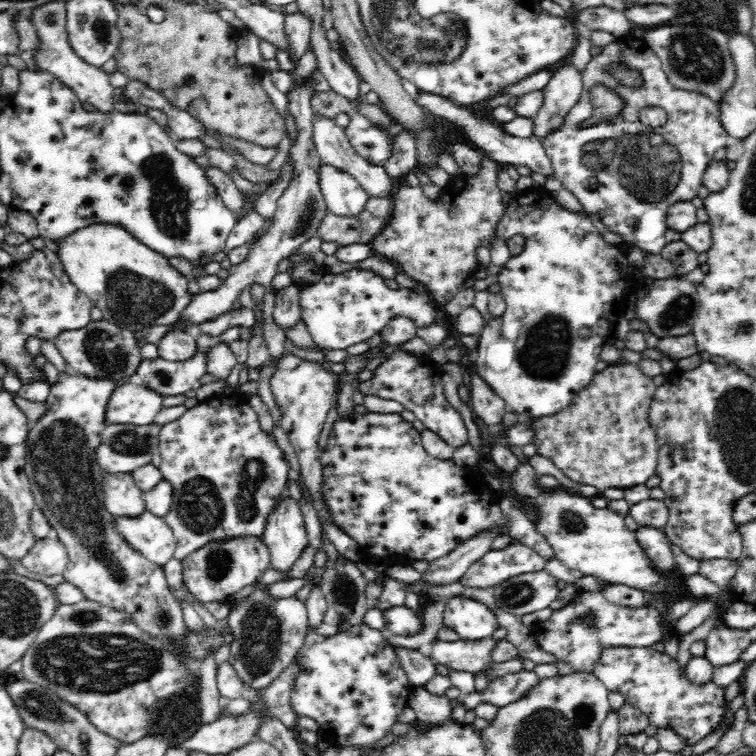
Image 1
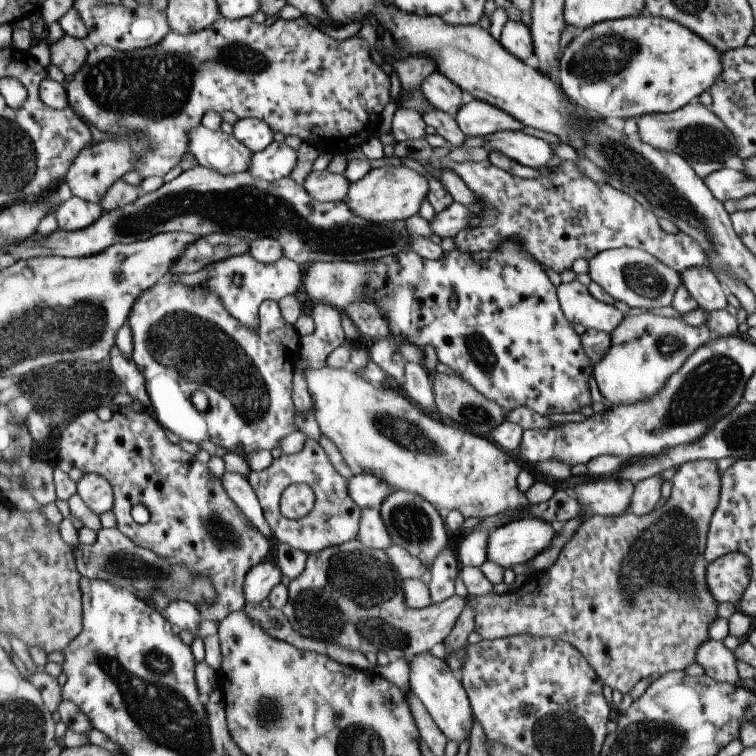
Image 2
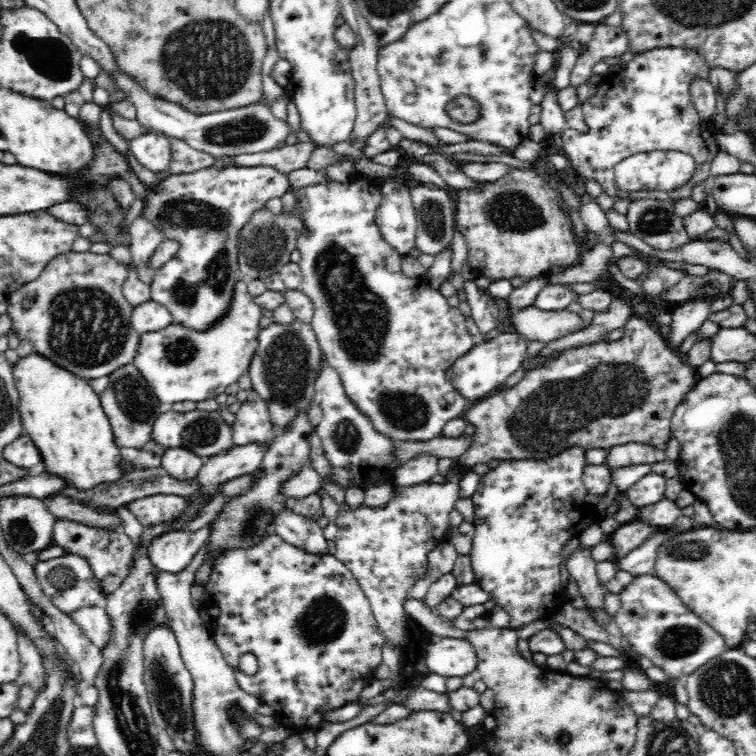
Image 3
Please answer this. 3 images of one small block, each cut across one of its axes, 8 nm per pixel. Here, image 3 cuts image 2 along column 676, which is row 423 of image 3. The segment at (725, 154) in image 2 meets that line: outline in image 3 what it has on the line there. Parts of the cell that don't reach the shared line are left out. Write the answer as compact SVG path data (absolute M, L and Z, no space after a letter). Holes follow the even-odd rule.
M132 362L109 374L108 387L99 394L102 409L114 432L118 448L142 448L152 439L154 422L161 416L164 407L154 396L148 381Z

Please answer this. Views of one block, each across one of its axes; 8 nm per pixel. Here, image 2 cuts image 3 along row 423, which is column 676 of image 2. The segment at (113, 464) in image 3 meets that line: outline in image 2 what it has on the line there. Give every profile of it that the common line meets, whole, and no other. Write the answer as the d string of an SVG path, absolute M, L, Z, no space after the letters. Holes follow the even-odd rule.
M644 12L636 17L613 19L580 30L561 54L559 68L559 86L572 105L600 120L610 117L625 120L651 113L672 113L698 100L722 75L723 61L720 52L692 30L674 20Z

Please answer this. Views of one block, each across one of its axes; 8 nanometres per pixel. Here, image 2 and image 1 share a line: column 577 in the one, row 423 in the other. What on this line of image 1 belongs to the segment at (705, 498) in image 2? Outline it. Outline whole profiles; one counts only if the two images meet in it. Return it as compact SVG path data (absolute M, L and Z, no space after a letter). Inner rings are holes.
M608 364L602 371L596 372L590 384L567 408L543 418L526 418L536 432L533 444L537 454L550 459L572 482L594 486L600 492L606 488L627 489L645 484L656 475L658 466L658 439L648 421L648 410L656 390L652 377L646 376L637 364Z

